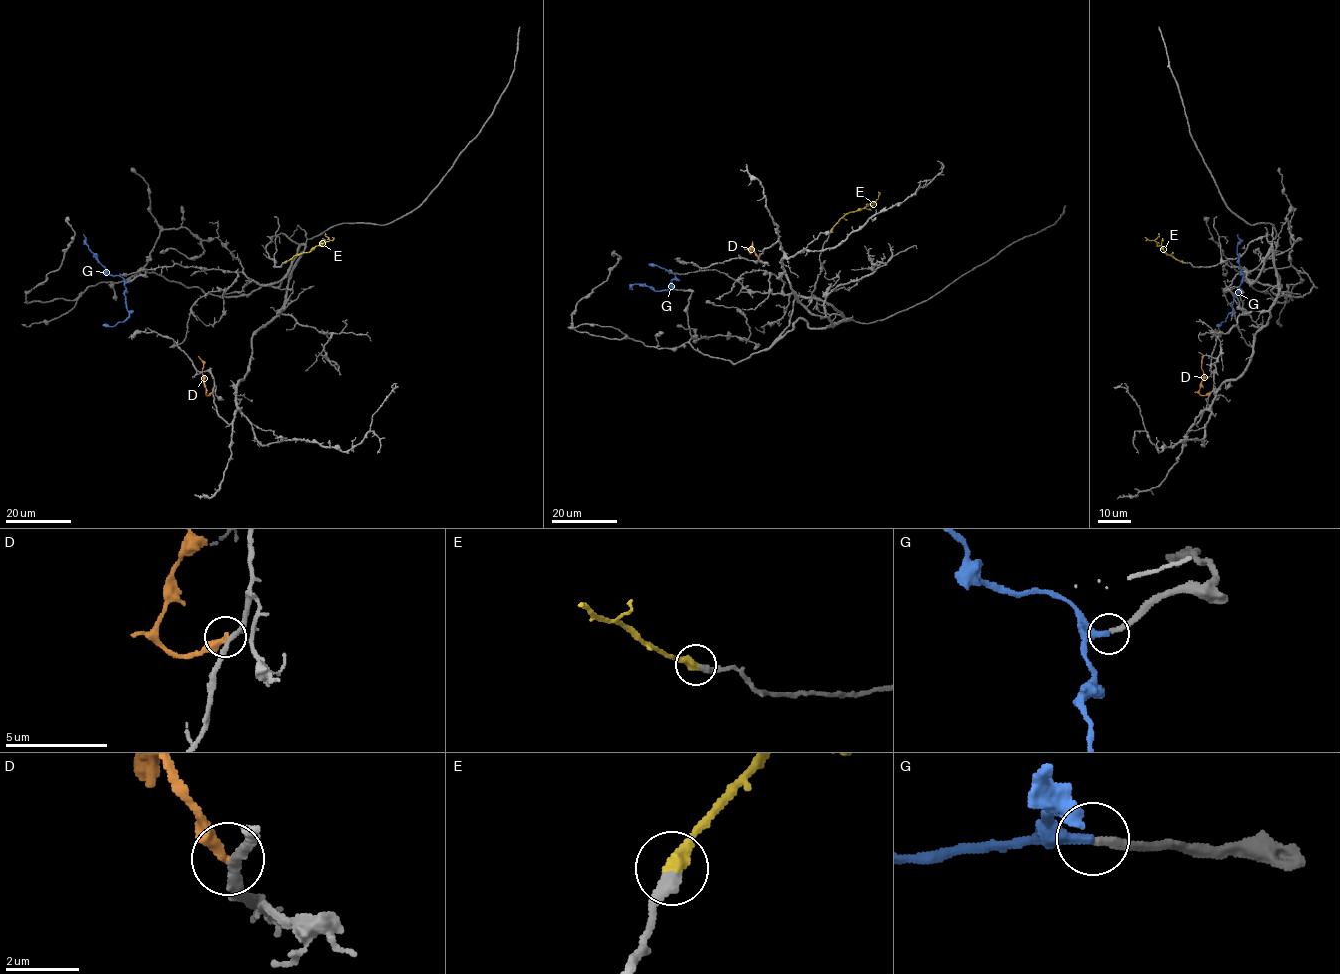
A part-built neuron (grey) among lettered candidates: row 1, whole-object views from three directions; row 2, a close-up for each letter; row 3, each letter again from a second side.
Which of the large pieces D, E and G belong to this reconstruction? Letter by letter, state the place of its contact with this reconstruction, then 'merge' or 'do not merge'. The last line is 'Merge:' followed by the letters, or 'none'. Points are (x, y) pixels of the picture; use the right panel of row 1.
D: meets grey at (1210, 392); do not merge
E: meets grey at (1183, 262); merge
G: meets grey at (1242, 282); merge
Merge: E, G

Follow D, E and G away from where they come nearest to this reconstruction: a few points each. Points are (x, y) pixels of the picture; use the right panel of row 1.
D: (1210, 393), (1199, 393), (1202, 356)
E: (1183, 262), (1167, 254), (1154, 240), (1144, 237)
G: (1242, 282), (1232, 311), (1225, 321), (1216, 325)

